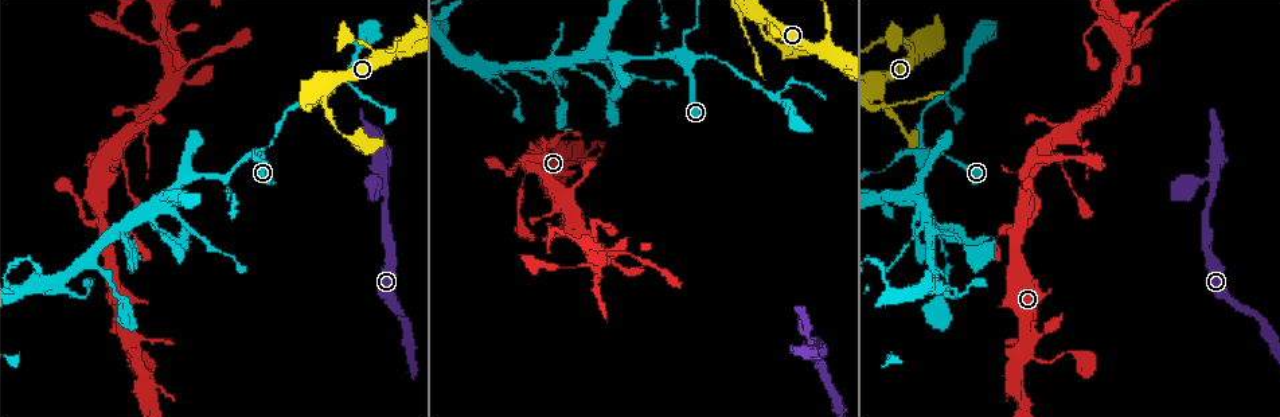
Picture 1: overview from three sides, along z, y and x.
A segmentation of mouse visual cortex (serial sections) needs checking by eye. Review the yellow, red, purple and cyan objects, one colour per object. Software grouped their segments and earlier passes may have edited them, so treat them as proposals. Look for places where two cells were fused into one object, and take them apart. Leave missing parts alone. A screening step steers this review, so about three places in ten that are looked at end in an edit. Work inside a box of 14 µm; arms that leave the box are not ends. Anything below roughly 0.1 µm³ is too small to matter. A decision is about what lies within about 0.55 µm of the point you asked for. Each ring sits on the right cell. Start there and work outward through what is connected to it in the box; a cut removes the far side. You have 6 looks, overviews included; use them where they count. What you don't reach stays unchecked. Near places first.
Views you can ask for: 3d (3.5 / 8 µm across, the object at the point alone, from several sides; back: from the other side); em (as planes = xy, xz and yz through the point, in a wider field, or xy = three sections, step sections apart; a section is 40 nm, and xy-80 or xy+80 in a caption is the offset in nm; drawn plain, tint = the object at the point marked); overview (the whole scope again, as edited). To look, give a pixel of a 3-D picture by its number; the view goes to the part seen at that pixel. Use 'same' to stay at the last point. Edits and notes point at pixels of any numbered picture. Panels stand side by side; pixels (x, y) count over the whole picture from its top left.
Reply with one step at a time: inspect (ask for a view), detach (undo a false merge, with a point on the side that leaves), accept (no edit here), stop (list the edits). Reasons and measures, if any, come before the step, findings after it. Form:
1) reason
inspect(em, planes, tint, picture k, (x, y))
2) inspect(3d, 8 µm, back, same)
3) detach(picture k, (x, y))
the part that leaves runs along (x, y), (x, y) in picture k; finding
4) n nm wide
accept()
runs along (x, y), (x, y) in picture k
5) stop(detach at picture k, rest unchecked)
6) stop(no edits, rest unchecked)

side arm on a straight run
inspect(3d, 3.5 µm, picture 1, (322, 94))

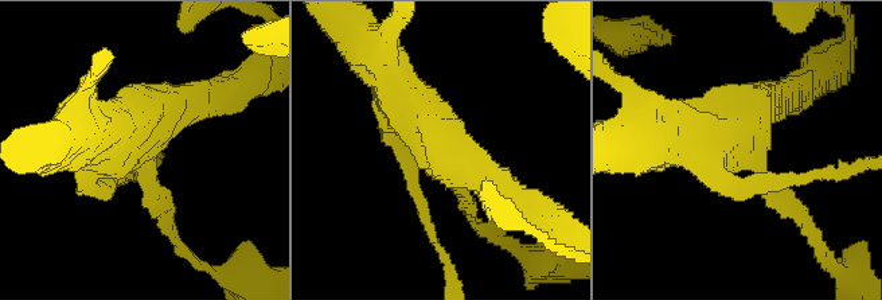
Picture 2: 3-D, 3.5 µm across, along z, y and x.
inspect(em, xy, step 3, tint, picture 2, (144, 146))

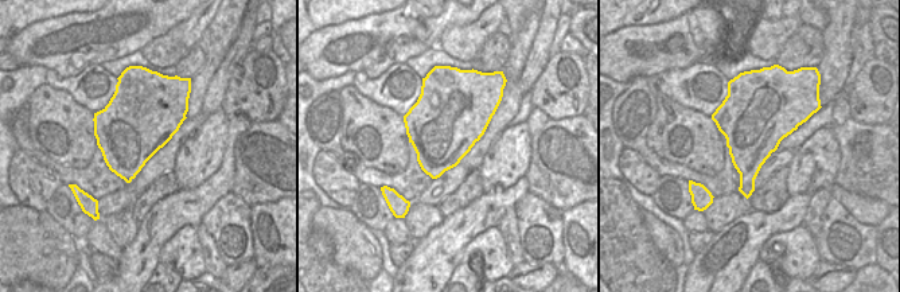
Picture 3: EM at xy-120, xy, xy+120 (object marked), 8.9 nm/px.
accept()
runs along (211, 94), (149, 112), (86, 174) in picture 2; one cell here

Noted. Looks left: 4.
abrupt turn
inspect(3d, 8 µm, back, picture 1, (257, 153))

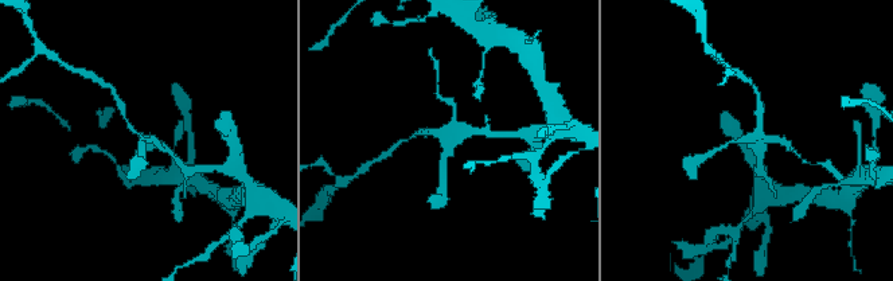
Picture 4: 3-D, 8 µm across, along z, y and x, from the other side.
4 arms; arms of 150, 150, 150, 200 nm
inspect(em, xy, step 5, tint, picture 4, (749, 139))

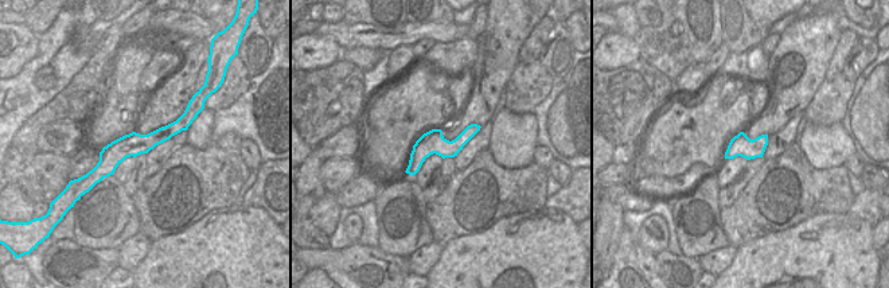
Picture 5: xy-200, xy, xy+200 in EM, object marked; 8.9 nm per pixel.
accept()
runs along (443, 176), (452, 135), (476, 132) in picture 4; continuous, no second cell

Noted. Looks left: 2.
looks like a crossing
inspect(3d, 3.5 µm, picture 1, (1030, 160))

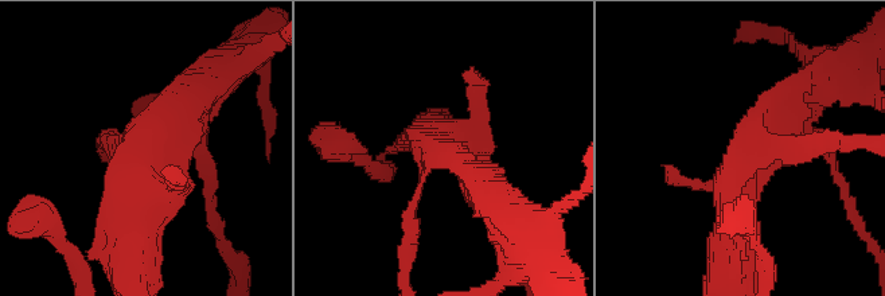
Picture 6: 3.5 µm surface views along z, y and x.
4 arms
accept()
runs along (139, 233), (152, 145), (202, 92) in picture 6; all the same cell

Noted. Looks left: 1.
stop(no edits, rest unchecked)

